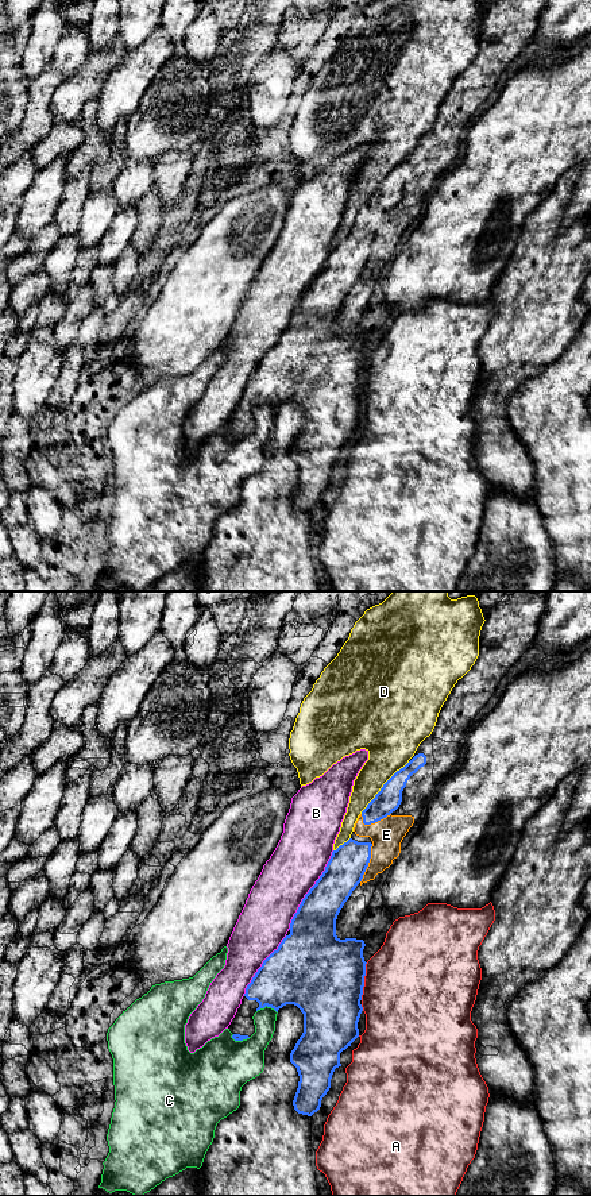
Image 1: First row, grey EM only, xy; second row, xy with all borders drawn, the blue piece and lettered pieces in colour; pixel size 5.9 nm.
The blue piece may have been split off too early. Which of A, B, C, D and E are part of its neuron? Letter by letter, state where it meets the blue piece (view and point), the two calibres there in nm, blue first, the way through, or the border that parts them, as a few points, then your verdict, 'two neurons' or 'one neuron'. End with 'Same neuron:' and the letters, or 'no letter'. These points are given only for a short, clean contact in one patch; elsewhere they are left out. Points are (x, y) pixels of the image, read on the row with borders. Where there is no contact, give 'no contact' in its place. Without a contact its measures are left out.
A: contact xy (363, 982); calibres 480 and 500 nm; two neurons
B: contact xy (309, 890); calibres 280 and 320 nm; two neurons
C: contact xy (267, 1006); calibres 360 and 130 nm; two neurons
D: contact xy (383, 786); calibres 150 and 280 nm; two neurons
E: contact xy (369, 861); calibres 220 and 190 nm; two neurons
Same neuron: no letter

